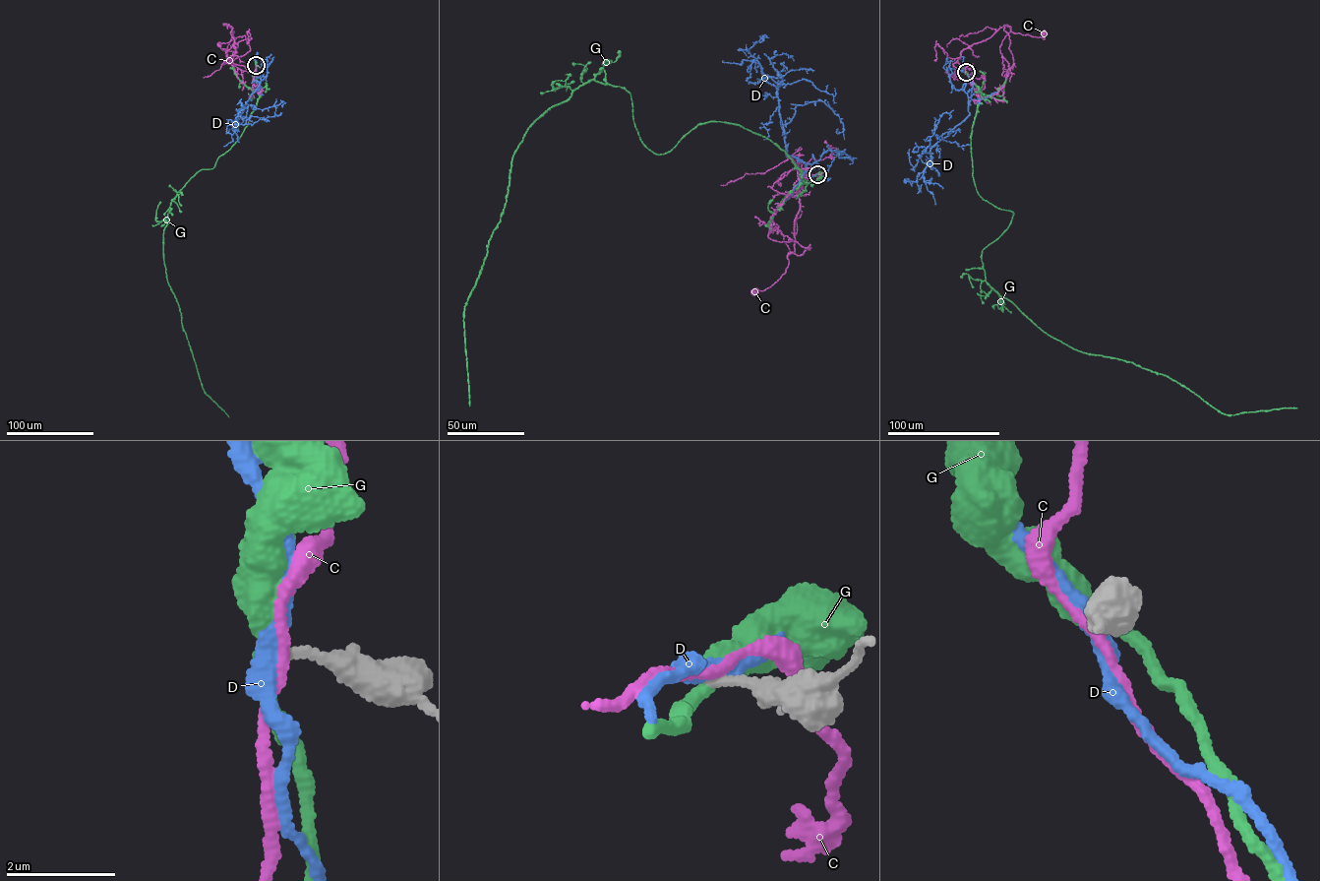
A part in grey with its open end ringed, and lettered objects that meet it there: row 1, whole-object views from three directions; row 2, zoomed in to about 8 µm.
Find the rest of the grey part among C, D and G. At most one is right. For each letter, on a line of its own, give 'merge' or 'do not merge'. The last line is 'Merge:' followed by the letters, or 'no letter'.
C: do not merge
D: do not merge
G: do not merge
Merge: no letter

